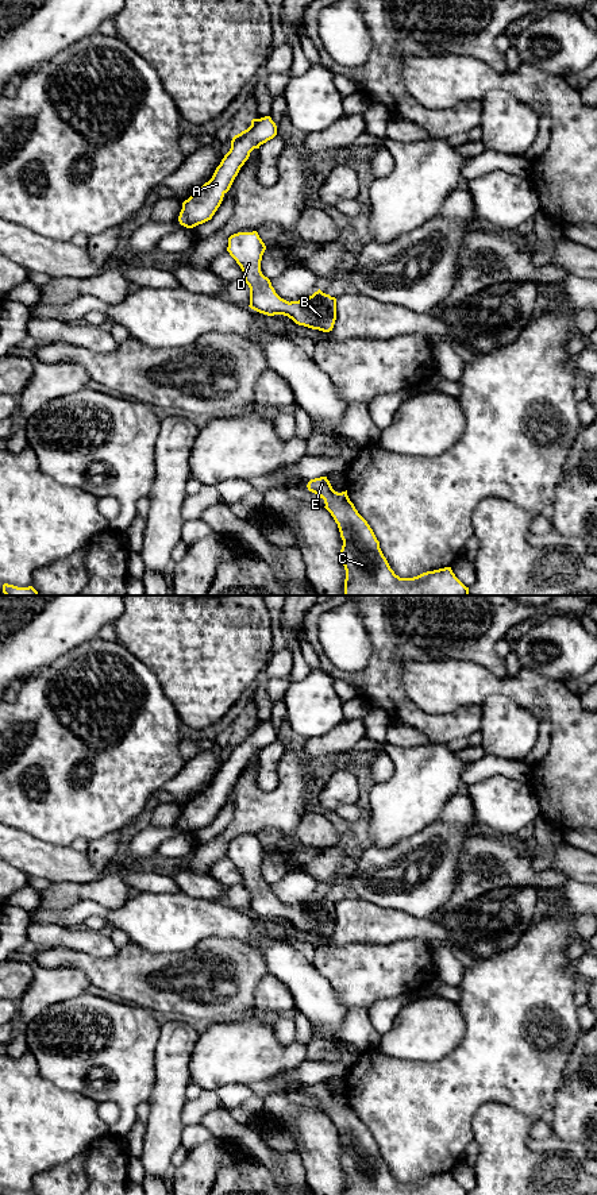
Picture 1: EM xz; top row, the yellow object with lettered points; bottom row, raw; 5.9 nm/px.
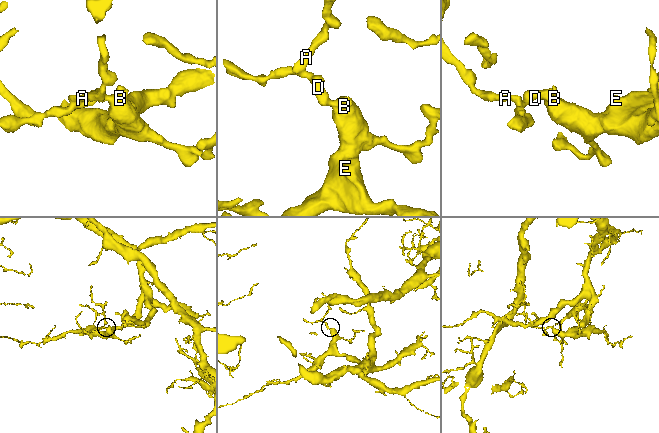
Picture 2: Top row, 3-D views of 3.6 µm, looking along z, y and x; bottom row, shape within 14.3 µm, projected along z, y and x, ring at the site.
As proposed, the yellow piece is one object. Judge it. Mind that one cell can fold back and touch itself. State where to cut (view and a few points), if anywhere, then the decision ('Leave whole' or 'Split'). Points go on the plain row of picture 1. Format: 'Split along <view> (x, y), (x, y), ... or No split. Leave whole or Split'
No split. Leave whole

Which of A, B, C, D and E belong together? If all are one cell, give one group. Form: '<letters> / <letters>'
A B C D E

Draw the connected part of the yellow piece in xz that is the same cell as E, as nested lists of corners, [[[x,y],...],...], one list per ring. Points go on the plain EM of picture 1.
[[[327,1082],[311,1084],[308,1095],[324,1105],[338,1129],[343,1150],[340,1164],[346,1175],[344,1195],[469,1195],[451,1172],[400,1183],[384,1161],[380,1146],[367,1126],[347,1100],[338,1098]]]

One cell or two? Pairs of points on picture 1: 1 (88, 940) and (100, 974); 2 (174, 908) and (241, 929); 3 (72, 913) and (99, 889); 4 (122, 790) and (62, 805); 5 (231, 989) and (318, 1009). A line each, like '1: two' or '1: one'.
1: two
2: one
3: two
4: one
5: two

